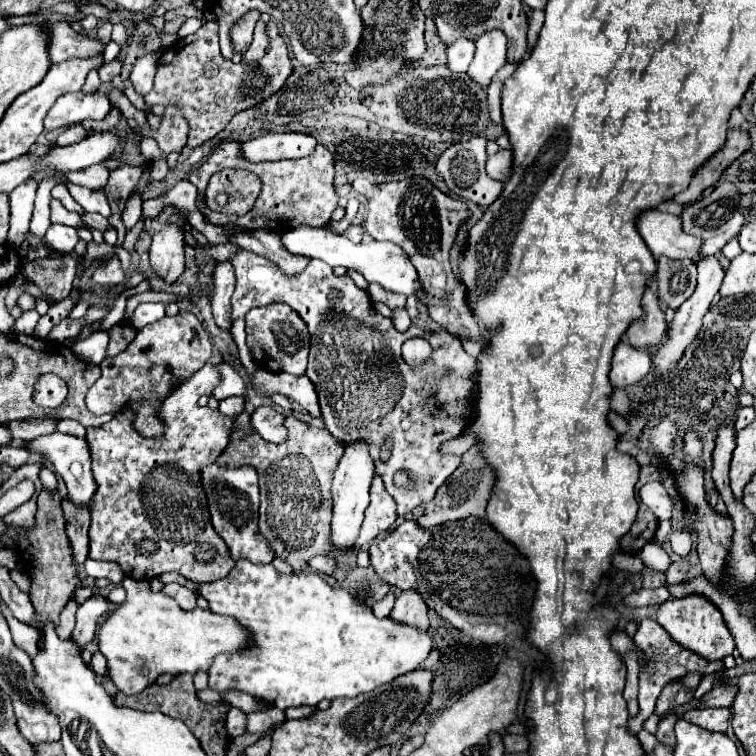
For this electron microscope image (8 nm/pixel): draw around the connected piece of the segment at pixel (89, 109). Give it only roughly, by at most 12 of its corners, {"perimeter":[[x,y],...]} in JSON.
{"perimeter":[[62,94],[44,128],[56,130],[110,112],[104,94]]}

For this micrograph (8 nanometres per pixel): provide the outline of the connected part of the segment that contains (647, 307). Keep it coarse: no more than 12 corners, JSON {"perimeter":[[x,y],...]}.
{"perimeter":[[644,292],[644,320],[626,332],[640,350],[656,346],[668,330],[658,296]]}

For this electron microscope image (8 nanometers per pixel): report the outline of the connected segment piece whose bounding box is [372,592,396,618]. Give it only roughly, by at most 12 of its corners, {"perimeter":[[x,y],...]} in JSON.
{"perimeter":[[390,592],[372,606],[378,618],[388,616],[396,596]]}

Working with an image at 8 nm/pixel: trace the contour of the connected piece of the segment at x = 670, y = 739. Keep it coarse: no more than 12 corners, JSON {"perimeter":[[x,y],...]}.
{"perimeter":[[676,714],[660,718],[656,738],[674,746]]}

